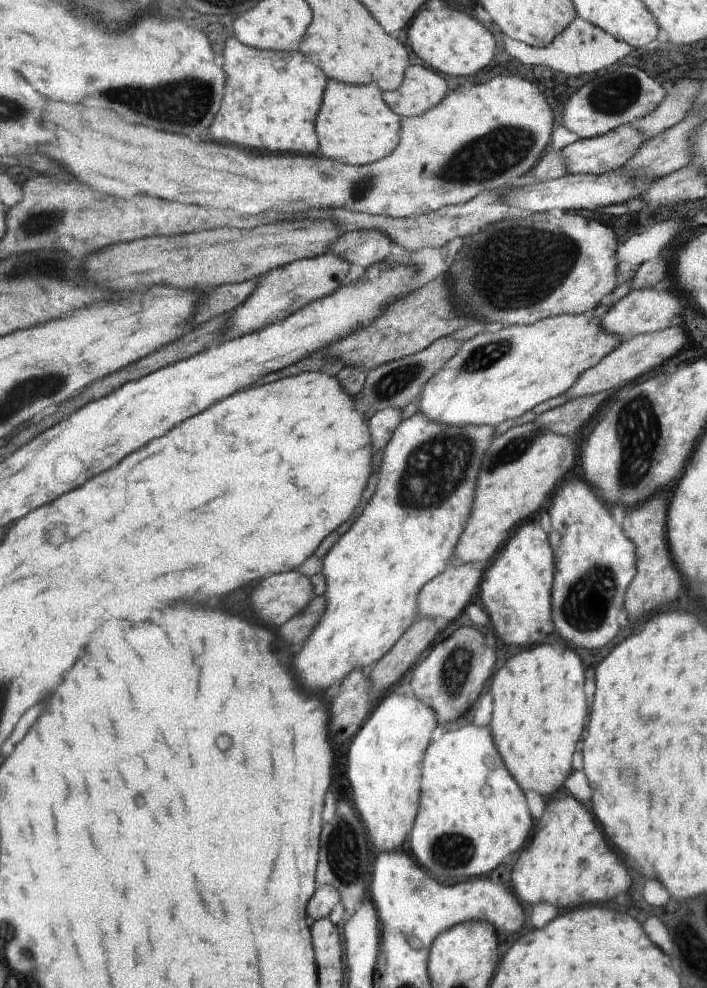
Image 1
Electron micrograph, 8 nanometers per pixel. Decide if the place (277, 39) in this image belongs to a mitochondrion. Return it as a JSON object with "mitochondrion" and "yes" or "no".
{"mitochondrion":"no"}

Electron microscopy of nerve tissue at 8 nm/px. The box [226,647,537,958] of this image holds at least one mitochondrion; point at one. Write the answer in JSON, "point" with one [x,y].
{"point":[343,844]}

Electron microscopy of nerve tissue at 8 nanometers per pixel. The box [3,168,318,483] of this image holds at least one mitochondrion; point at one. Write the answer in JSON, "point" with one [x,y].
{"point":[38,223]}

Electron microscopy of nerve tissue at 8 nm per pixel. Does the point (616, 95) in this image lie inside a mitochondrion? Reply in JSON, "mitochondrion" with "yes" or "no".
{"mitochondrion":"yes"}

